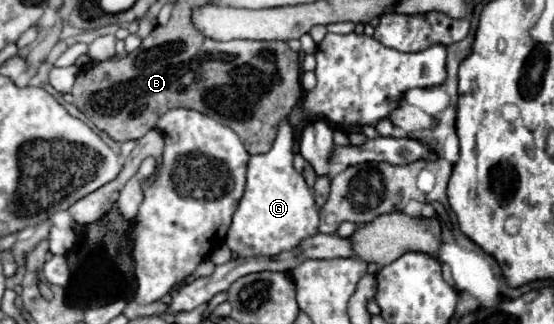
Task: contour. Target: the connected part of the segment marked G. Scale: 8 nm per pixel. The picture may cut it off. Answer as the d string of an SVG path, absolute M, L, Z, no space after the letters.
M285 119L279 127L273 147L267 153L251 155L249 159L247 187L239 209L233 215L225 243L239 257L277 255L281 251L297 247L305 237L315 235L317 225L319 213L315 209L313 193L307 187L303 175L293 167L293 133L289 121Z

